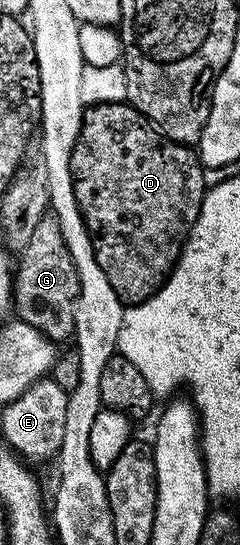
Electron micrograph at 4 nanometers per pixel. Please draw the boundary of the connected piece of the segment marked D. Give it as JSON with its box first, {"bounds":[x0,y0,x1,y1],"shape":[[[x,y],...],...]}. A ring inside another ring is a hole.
{"bounds":[72,104,206,306],"shape":[[[93,104],[85,111],[82,130],[72,151],[74,194],[96,251],[98,266],[125,306],[151,298],[168,280],[204,201],[206,169],[189,145],[163,140],[137,108],[123,104]]]}

